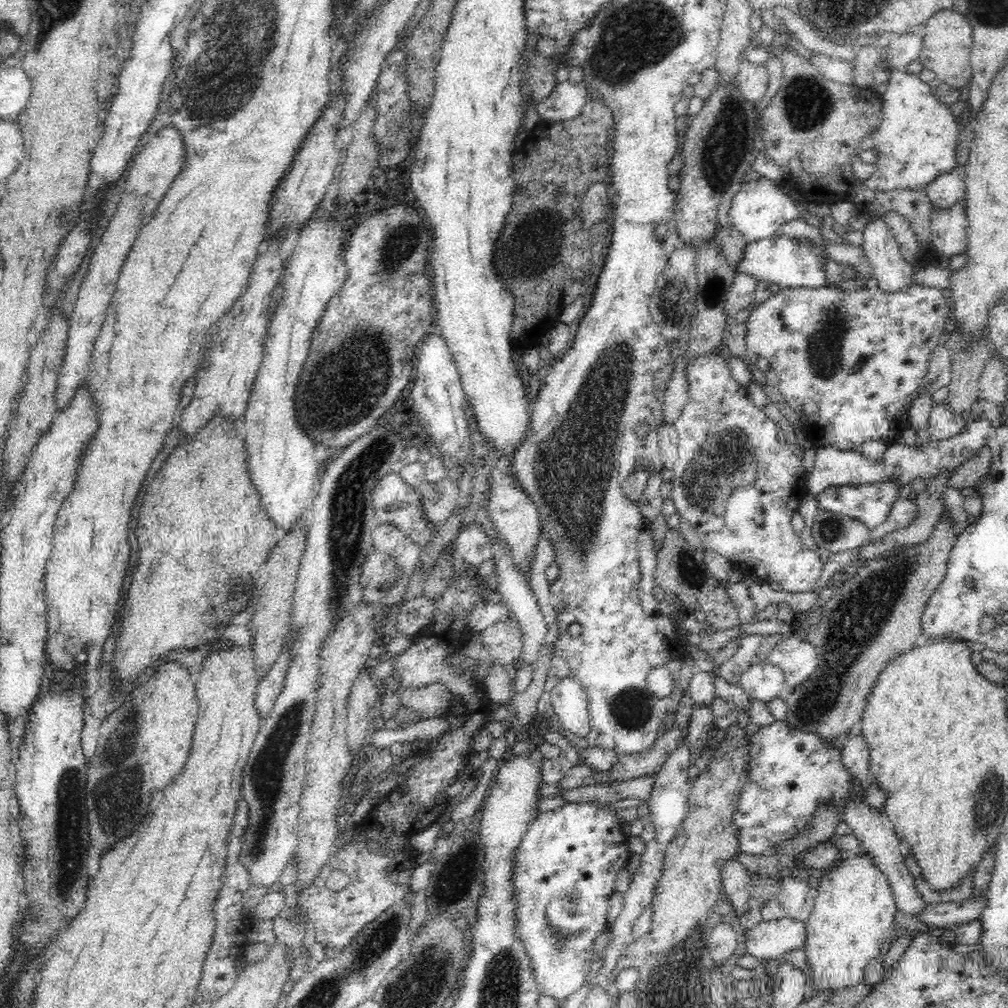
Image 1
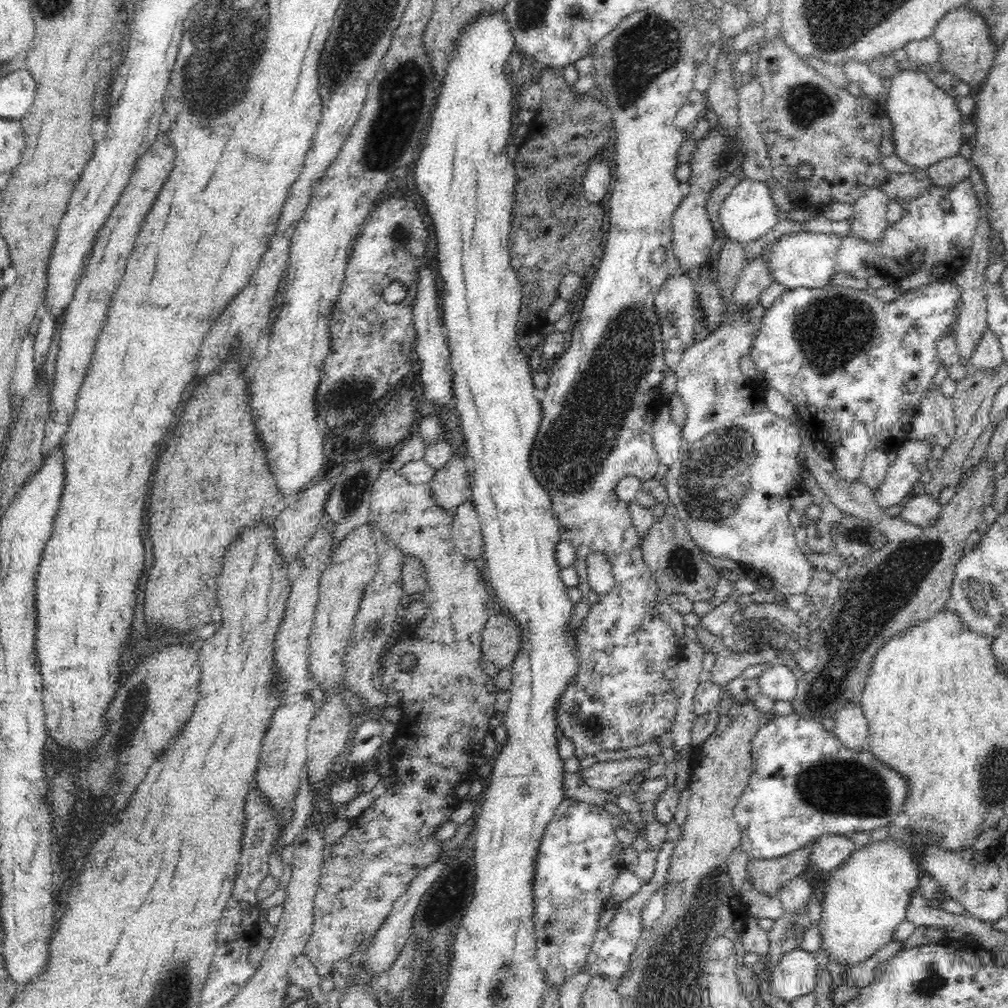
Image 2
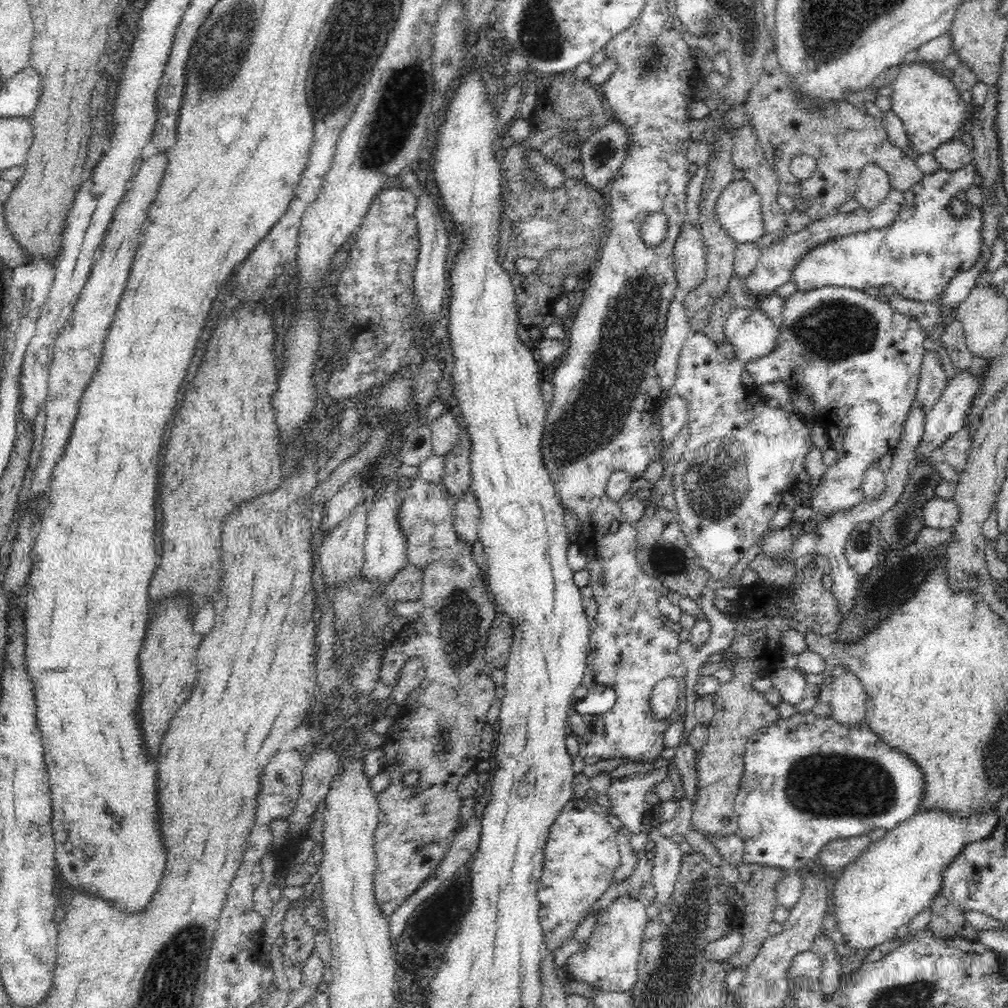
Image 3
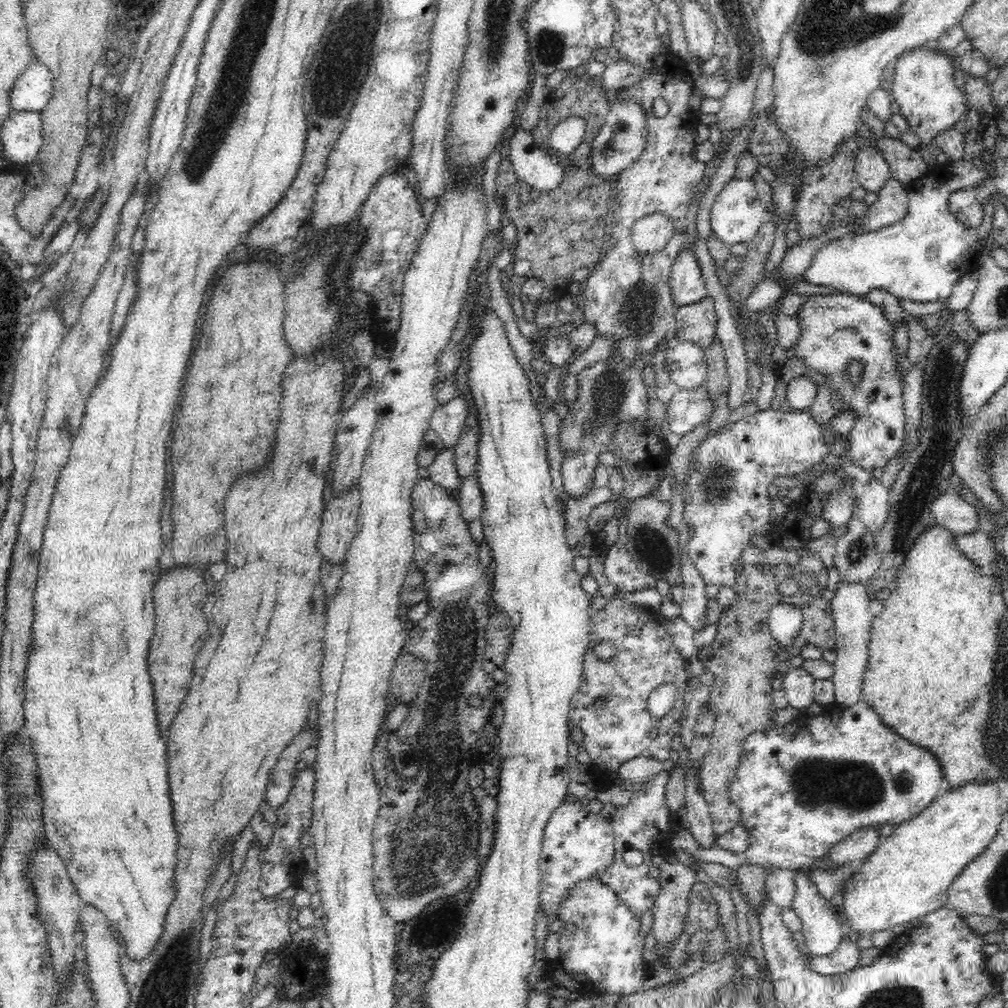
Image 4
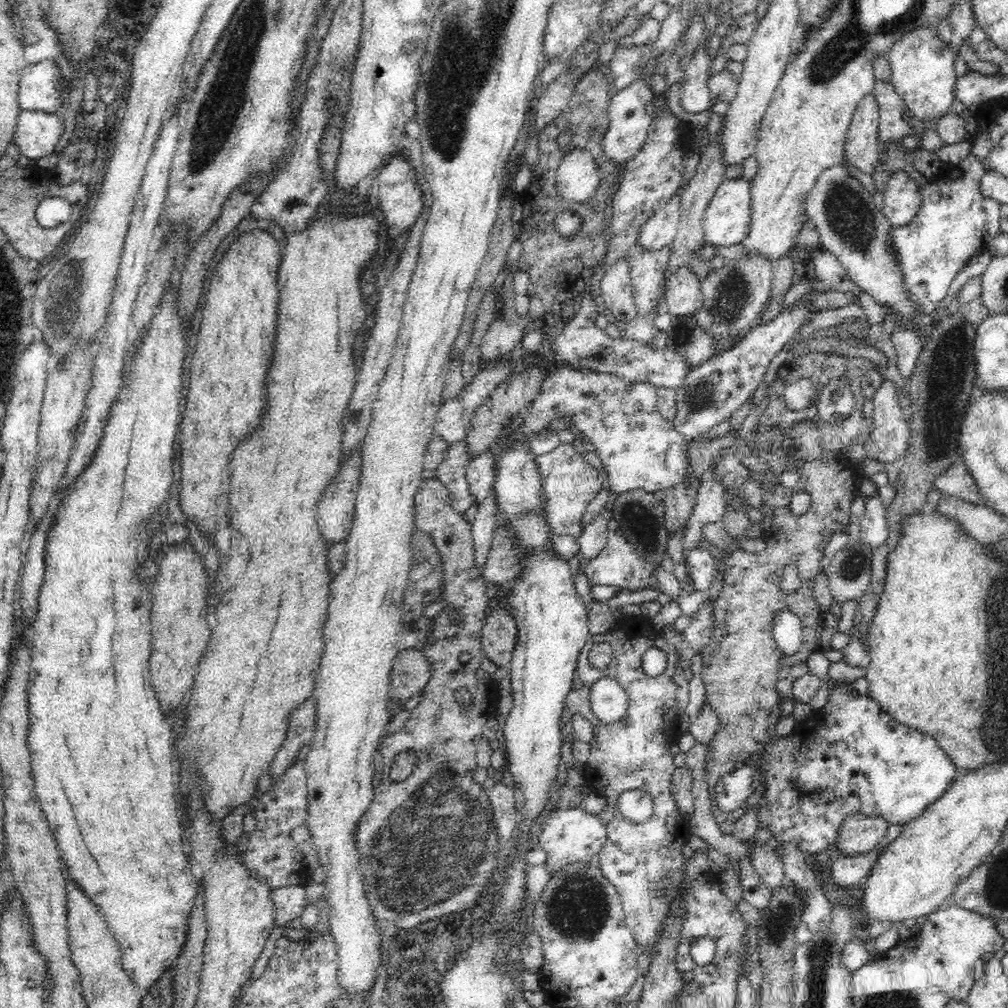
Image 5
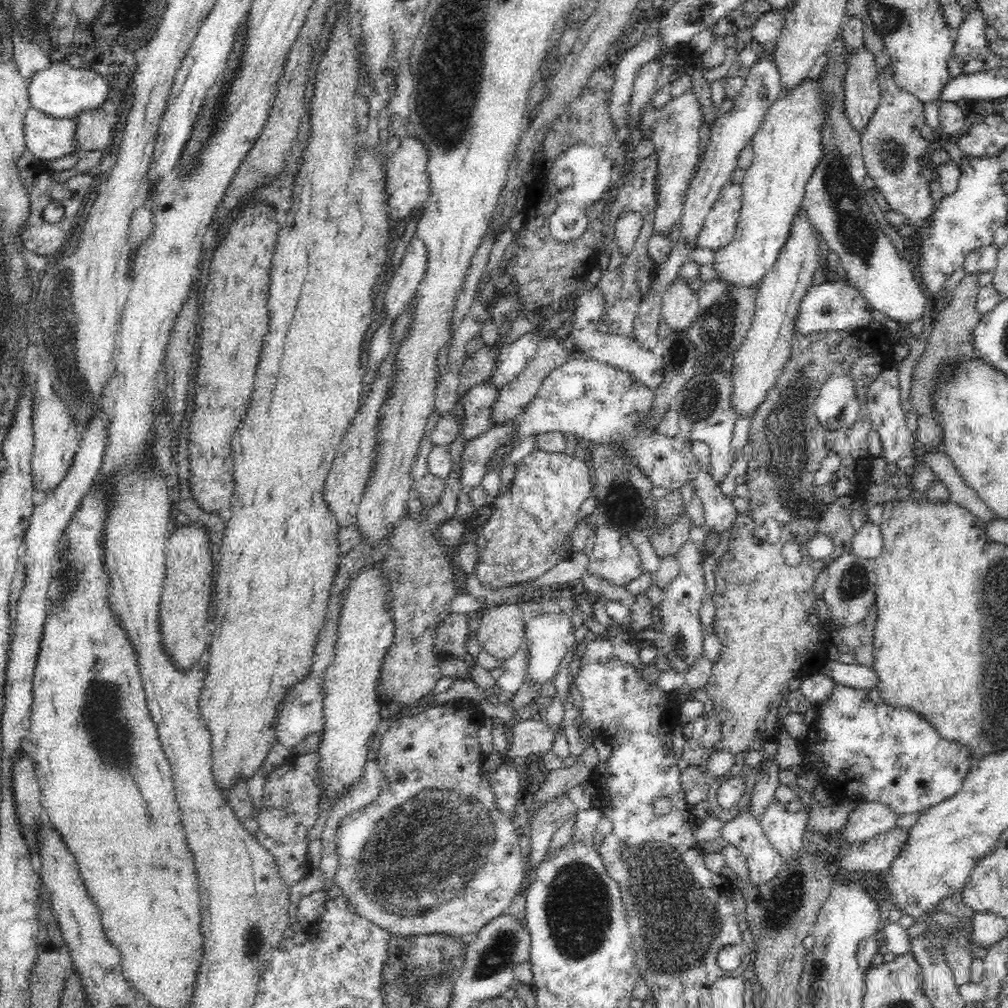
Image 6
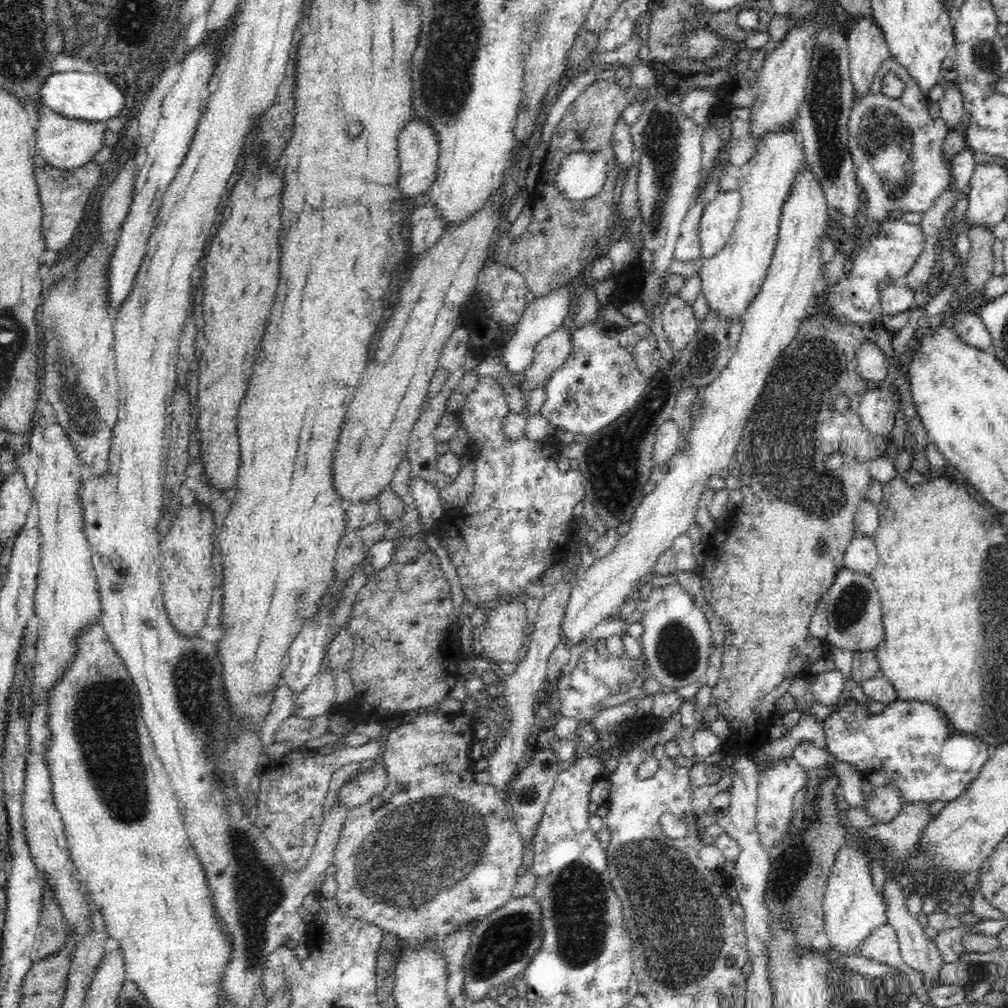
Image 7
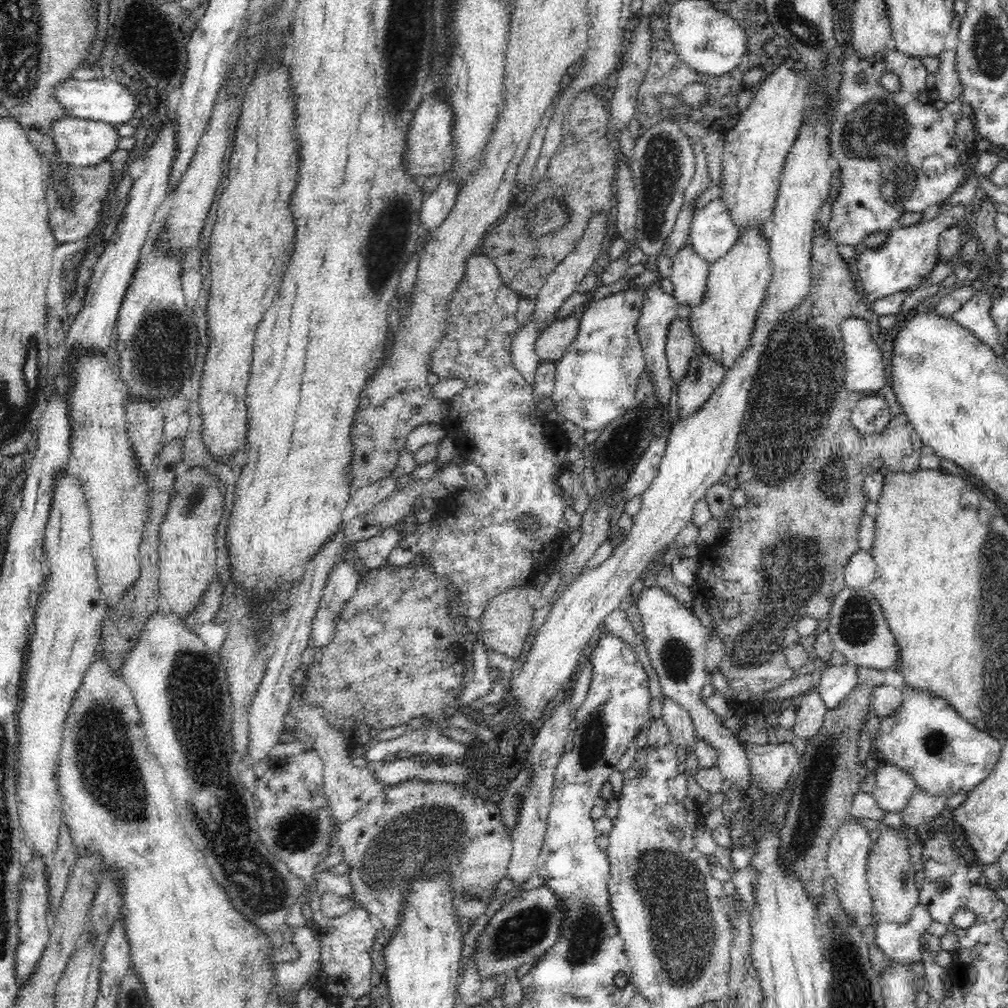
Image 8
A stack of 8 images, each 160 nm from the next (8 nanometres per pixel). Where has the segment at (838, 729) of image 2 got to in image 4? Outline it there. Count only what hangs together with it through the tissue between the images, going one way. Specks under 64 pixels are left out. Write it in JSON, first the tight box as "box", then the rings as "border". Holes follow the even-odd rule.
{"box":[831,582,873,708],"border":[[[839,582],[838,588],[831,599],[831,613],[835,622],[835,646],[837,654],[833,663],[831,681],[834,683],[833,704],[841,705],[842,708],[850,708],[852,704],[862,701],[863,672],[866,670],[868,660],[870,631],[873,616],[868,610],[868,585],[862,583]]]}

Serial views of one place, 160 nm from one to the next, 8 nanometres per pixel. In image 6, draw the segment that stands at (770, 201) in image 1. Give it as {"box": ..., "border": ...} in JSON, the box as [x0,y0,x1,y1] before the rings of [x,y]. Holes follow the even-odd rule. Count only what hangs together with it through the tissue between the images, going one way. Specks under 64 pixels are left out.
{"box":[698,180,742,251],"border":[[[733,180],[724,185],[698,233],[698,247],[717,251],[733,239],[742,208],[742,194],[742,185]]]}

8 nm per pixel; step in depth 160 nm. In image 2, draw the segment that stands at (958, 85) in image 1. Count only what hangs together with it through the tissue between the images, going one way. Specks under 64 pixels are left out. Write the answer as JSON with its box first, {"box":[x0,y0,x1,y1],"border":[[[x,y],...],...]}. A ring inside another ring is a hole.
{"box":[932,5,998,87],"border":[[[964,5],[947,12],[935,26],[932,36],[940,44],[940,56],[936,69],[952,72],[958,80],[964,81],[970,87],[978,86],[988,78],[994,57],[998,48],[991,43],[987,22],[980,12]]]}

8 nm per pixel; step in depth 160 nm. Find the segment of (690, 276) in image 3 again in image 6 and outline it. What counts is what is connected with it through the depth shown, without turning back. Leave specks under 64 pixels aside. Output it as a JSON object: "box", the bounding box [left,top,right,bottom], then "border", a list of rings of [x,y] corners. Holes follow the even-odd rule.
{"box":[661,279,699,332],"border":[[[675,279],[662,300],[661,317],[672,332],[687,332],[699,316],[699,299],[684,279]]]}

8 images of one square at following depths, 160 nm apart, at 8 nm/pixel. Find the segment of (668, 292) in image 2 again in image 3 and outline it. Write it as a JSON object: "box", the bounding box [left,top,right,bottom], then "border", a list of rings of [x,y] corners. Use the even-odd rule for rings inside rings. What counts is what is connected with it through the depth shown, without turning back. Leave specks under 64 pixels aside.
{"box":[655,296,691,390],"border":[[[676,296],[670,299],[665,332],[655,361],[660,390],[673,390],[678,374],[678,360],[684,343],[691,335],[691,325],[683,302]]]}

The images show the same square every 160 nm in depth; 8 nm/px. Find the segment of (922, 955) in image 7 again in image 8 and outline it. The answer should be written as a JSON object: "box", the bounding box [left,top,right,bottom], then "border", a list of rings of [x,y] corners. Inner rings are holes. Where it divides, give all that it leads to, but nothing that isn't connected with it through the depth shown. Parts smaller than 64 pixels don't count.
{"box":[866,824,919,924],"border":[[[885,824],[880,825],[878,830],[881,831],[880,838],[872,844],[866,860],[866,874],[875,911],[883,921],[906,924],[911,920],[913,909],[919,904],[915,868],[909,854],[913,838],[899,828],[888,827]]]}

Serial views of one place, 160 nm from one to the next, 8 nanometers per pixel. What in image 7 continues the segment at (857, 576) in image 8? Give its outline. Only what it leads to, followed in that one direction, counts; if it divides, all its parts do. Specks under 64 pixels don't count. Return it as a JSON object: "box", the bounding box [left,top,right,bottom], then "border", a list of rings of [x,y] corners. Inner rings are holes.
{"box":[843,536,879,576],"border":[[[854,536],[845,550],[843,561],[844,567],[853,572],[871,576],[879,561],[874,536]]]}

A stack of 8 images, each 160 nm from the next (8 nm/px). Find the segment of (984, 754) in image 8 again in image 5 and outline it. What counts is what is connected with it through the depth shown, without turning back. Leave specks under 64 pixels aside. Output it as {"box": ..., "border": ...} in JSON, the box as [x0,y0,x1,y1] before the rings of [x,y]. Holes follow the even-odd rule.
{"box":[714,652,959,859],"border":[[[813,652],[810,654],[809,658],[806,659],[805,663],[807,664],[810,673],[818,675],[824,684],[830,683],[830,685],[832,685],[832,692],[830,692],[828,702],[826,702],[822,708],[814,710],[810,718],[805,719],[803,722],[798,722],[796,724],[794,736],[776,736],[773,739],[770,739],[769,743],[762,751],[762,756],[758,758],[758,764],[756,764],[756,766],[740,766],[732,773],[722,776],[722,779],[714,788],[714,802],[721,811],[726,811],[730,814],[731,812],[740,809],[740,807],[747,802],[748,798],[750,798],[760,786],[764,786],[764,796],[762,796],[762,801],[758,804],[757,821],[758,826],[770,829],[775,837],[768,843],[769,846],[774,849],[774,853],[779,855],[785,843],[794,843],[794,845],[800,848],[800,851],[810,859],[810,856],[813,854],[824,853],[830,848],[835,847],[837,834],[841,828],[840,824],[842,824],[842,820],[846,819],[849,815],[862,814],[868,817],[882,817],[882,819],[887,820],[889,824],[901,825],[921,816],[922,812],[924,812],[928,806],[935,804],[936,800],[939,800],[944,794],[946,794],[946,792],[948,792],[948,788],[950,788],[959,777],[959,771],[956,771],[952,759],[949,756],[946,756],[946,753],[940,748],[940,745],[936,742],[936,739],[933,736],[914,730],[914,728],[910,728],[909,726],[898,722],[893,716],[890,716],[890,714],[884,711],[875,700],[872,700],[870,697],[861,696],[858,691],[852,689],[850,686],[845,686],[845,683],[838,683],[837,681],[832,680],[827,675],[830,662],[825,656],[823,656],[822,652]]]}

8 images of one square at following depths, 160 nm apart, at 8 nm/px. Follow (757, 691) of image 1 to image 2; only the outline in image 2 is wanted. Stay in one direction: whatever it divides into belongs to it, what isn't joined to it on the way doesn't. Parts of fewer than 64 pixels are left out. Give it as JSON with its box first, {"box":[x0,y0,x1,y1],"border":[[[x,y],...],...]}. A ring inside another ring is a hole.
{"box":[757,664,797,701],"border":[[[773,664],[757,677],[759,694],[768,696],[774,701],[791,701],[796,694],[797,679],[790,668]]]}

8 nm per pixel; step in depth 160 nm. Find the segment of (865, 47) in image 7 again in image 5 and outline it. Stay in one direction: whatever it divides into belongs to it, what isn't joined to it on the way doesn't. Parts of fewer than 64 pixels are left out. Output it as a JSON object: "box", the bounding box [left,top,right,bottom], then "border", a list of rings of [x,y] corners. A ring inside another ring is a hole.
{"box":[844,93,880,174],"border":[[[871,93],[856,106],[850,128],[846,132],[844,154],[849,164],[866,174],[874,174],[880,165],[878,130],[879,108]]]}

